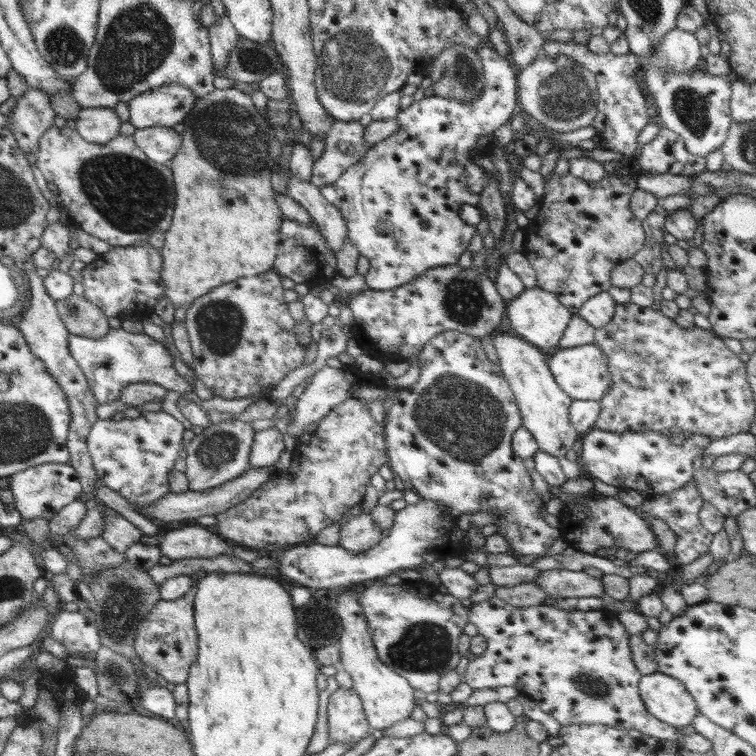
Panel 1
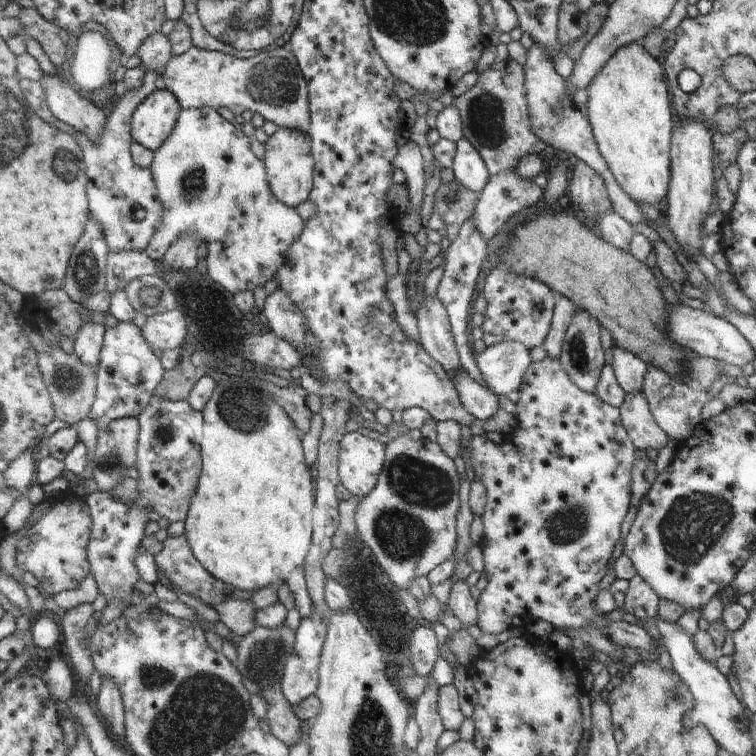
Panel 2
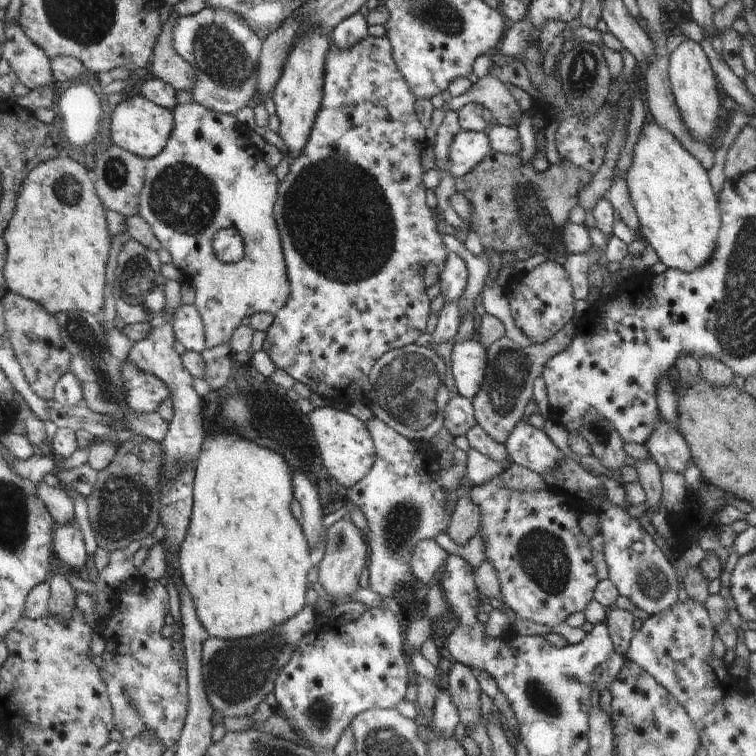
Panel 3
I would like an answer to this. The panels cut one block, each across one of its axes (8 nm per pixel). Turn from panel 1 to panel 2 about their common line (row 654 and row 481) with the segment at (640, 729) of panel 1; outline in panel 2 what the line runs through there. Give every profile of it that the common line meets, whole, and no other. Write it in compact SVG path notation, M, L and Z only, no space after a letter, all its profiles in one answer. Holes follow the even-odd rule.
M546 356L543 360L533 362L522 377L522 384L518 390L519 401L517 402L517 421L519 425L515 432L515 441L494 443L486 437L486 433L472 435L466 446L466 460L474 468L474 474L486 489L486 506L481 516L484 526L482 540L483 559L485 560L486 576L489 584L480 594L477 602L477 625L486 634L500 634L509 627L509 618L518 616L521 611L526 611L537 621L544 620L552 624L555 630L565 628L581 629L586 625L594 625L604 636L606 625L610 621L602 619L604 613L596 609L594 599L599 589L600 580L606 575L608 560L612 558L612 551L621 535L621 526L630 506L631 495L631 470L634 455L636 454L634 443L630 440L621 421L619 407L610 406L602 402L594 393L590 394L578 388L566 371L560 366L558 359Z

